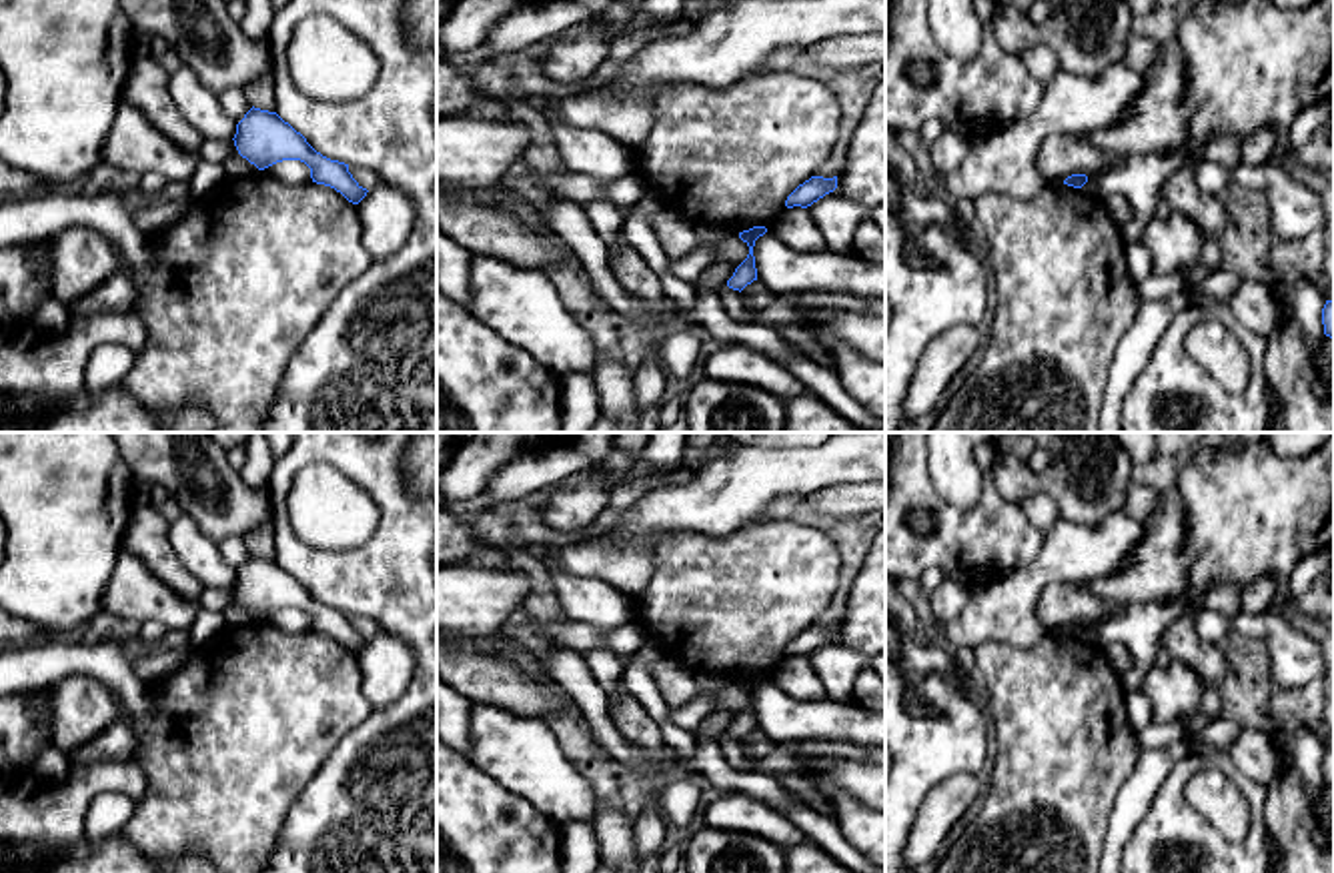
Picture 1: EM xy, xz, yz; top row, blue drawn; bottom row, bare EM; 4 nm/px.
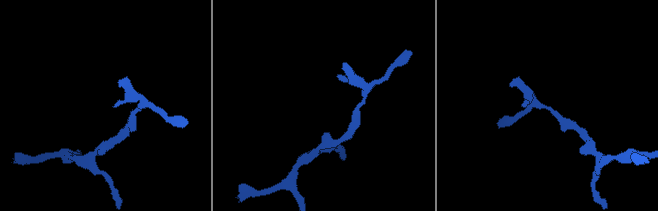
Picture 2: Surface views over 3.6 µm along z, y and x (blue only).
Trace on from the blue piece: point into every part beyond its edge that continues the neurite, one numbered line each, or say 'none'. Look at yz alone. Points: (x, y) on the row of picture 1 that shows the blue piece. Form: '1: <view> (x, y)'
none

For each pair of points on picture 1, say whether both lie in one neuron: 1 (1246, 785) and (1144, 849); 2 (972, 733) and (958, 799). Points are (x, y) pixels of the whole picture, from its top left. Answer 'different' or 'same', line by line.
1: same
2: different

